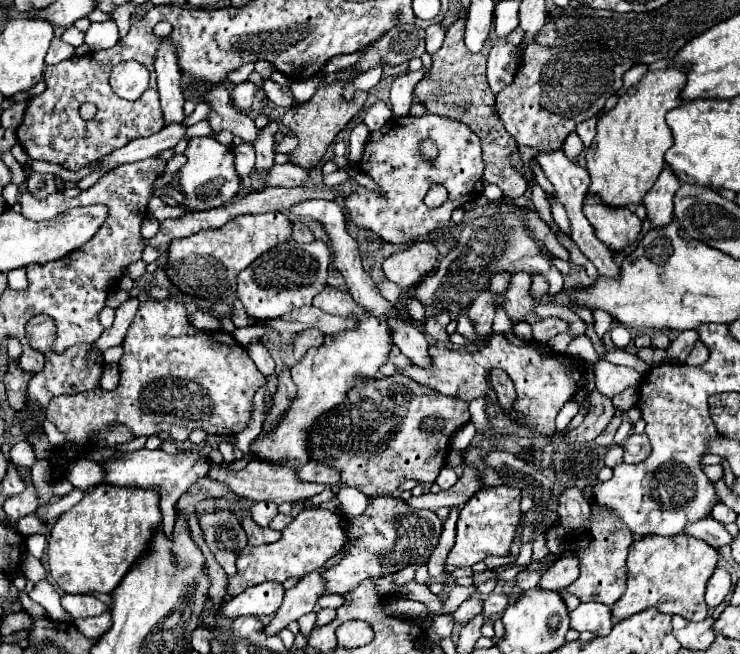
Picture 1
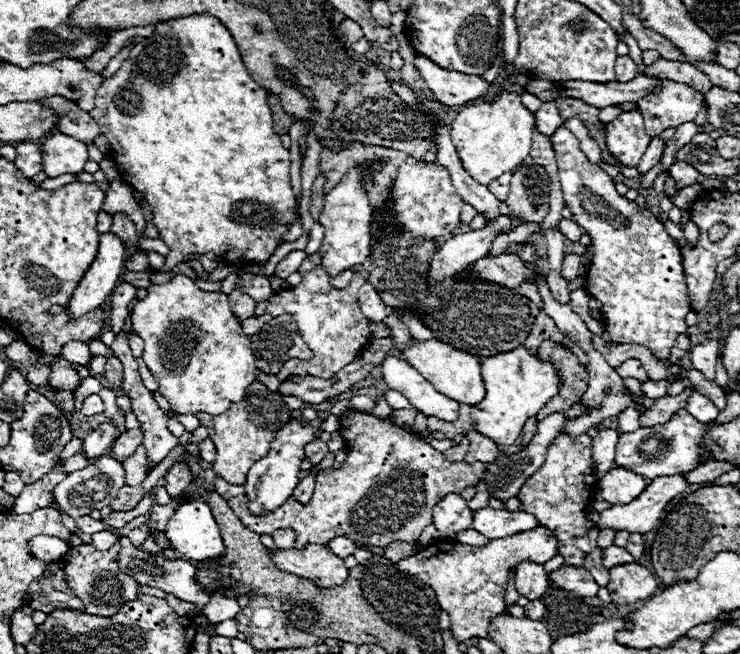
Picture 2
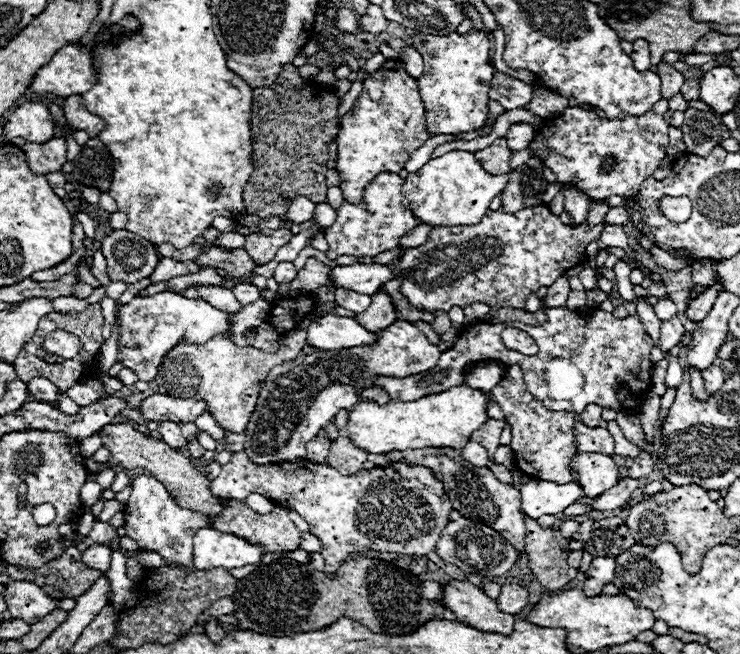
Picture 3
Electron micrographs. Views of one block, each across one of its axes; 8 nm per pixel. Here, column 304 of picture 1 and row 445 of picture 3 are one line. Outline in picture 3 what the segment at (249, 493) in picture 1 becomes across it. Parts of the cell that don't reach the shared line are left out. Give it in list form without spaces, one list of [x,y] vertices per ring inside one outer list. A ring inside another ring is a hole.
[[[488,418],[488,422],[484,422],[484,426],[480,426],[480,430],[472,432],[472,438],[470,438],[470,440],[480,442],[480,444],[488,450],[488,456],[490,456],[490,460],[492,460],[496,448],[500,446],[500,432],[504,430],[504,426],[506,426],[506,422]]]

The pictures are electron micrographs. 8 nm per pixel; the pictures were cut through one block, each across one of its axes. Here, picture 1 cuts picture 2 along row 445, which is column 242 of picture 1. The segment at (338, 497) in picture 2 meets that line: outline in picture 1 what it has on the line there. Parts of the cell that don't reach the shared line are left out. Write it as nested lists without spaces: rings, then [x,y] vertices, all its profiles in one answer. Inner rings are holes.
[[[152,298],[144,300],[128,328],[122,348],[124,354],[120,358],[120,386],[116,390],[112,392],[92,390],[74,396],[56,396],[50,400],[44,412],[46,418],[52,424],[56,424],[56,428],[66,436],[66,444],[54,450],[58,454],[54,464],[56,466],[54,476],[58,480],[64,478],[68,464],[78,460],[88,444],[96,442],[96,438],[104,430],[118,424],[132,430],[136,438],[152,436],[158,434],[160,430],[166,430],[178,442],[184,442],[194,428],[202,428],[208,434],[226,434],[226,436],[238,434],[250,420],[254,392],[266,382],[262,372],[248,356],[246,348],[240,346],[232,334],[196,330],[186,320],[184,304],[178,304],[174,300],[160,300],[160,302]]]

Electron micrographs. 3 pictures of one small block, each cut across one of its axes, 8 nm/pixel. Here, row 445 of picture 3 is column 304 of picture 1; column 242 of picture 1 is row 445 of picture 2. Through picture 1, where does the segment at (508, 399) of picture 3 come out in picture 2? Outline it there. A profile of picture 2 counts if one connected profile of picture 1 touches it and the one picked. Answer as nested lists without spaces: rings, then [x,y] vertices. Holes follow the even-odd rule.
[[[562,430],[546,450],[546,462],[528,478],[528,482],[520,488],[518,498],[522,502],[524,512],[536,514],[540,518],[540,526],[550,528],[558,538],[558,554],[564,556],[566,566],[582,566],[584,558],[596,548],[598,530],[594,522],[584,520],[584,508],[588,506],[592,494],[598,488],[596,476],[592,474],[592,438],[588,434],[580,434],[572,440],[566,430]]]

